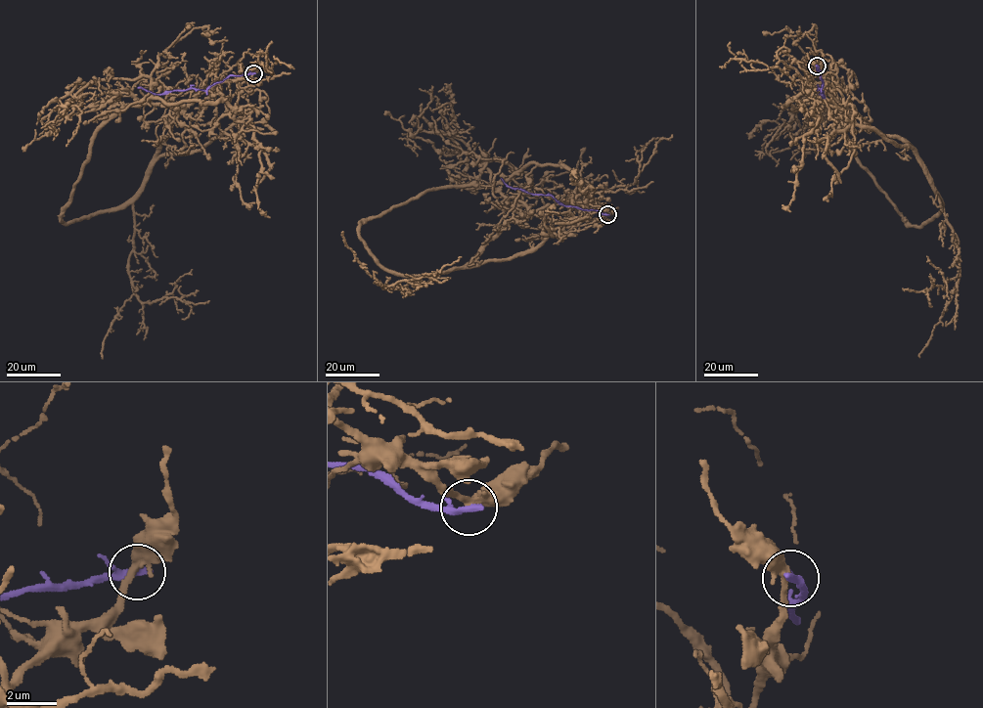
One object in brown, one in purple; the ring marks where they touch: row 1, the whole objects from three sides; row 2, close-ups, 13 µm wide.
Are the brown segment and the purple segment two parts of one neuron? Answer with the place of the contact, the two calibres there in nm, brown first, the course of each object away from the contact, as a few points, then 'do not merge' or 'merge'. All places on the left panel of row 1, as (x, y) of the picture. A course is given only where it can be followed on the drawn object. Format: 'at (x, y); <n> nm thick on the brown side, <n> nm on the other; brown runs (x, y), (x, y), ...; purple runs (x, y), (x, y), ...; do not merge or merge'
at (253, 73); 380 nm thick on the brown side, 260 nm on the other; brown runs (253, 72), (240, 85), (214, 83), (176, 111), (133, 205), (129, 275), (137, 297), (209, 300); purple runs (253, 72), (228, 76), (203, 90), (193, 88), (156, 95), (137, 88); do not merge

